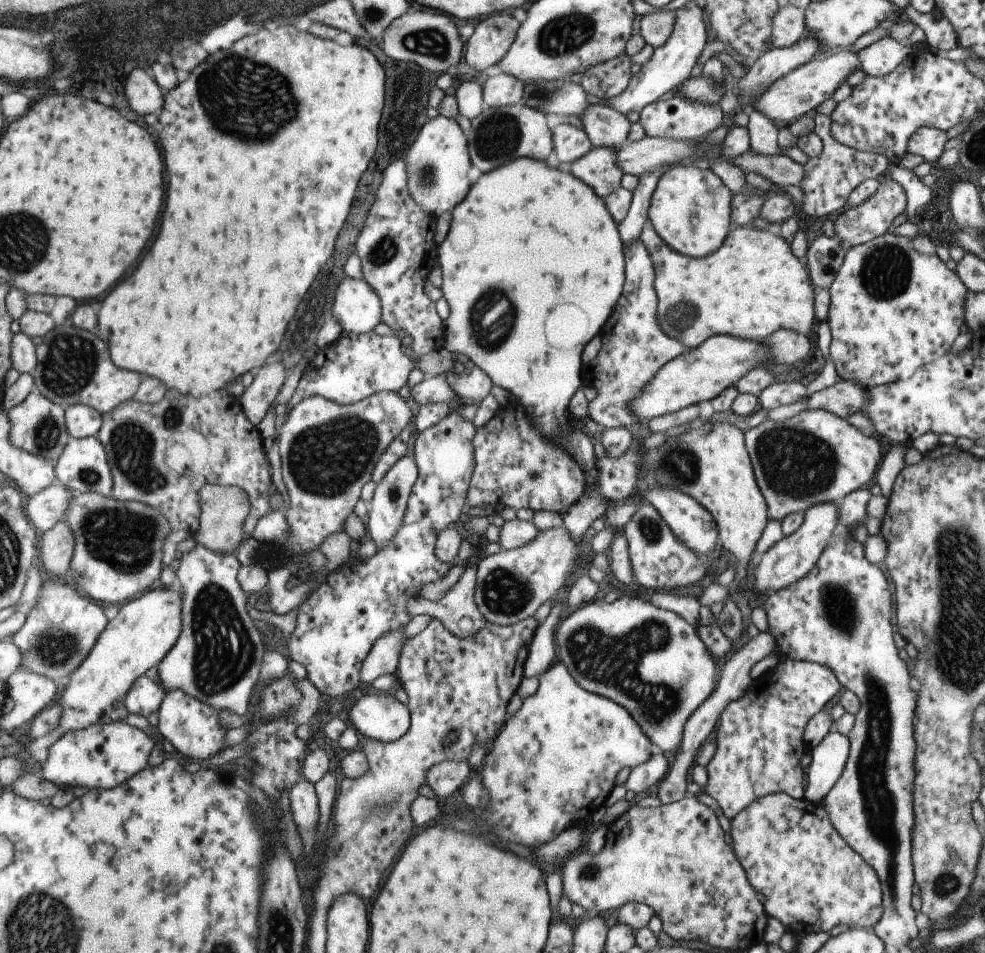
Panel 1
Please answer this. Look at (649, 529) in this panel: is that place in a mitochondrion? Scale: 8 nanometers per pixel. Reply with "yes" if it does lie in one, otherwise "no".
yes

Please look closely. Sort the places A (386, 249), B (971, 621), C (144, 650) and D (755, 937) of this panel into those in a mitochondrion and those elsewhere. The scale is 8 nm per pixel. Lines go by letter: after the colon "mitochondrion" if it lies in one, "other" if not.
A: mitochondrion
B: mitochondrion
C: other
D: other

